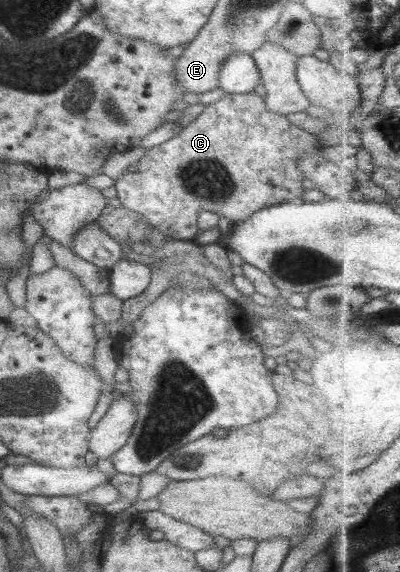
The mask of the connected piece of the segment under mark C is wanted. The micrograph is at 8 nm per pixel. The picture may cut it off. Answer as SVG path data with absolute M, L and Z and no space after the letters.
M253 91L245 92L245 94L227 93L220 100L213 102L213 104L205 105L202 112L189 125L182 128L179 135L149 150L145 150L143 159L135 164L137 171L125 171L112 186L116 190L116 197L121 203L122 208L127 208L127 210L131 210L131 212L143 216L143 219L147 220L147 224L151 224L151 227L157 229L161 234L169 238L189 241L199 232L196 221L197 215L199 215L201 211L217 214L222 219L224 225L233 226L238 223L243 223L243 221L249 219L253 213L263 208L271 207L271 204L281 204L281 202L287 202L287 200L291 200L291 198L301 198L306 190L301 185L304 176L300 170L297 170L298 164L295 160L299 160L299 157L301 157L303 153L309 153L309 151L313 151L313 149L317 151L319 148L321 147L315 136L291 125L285 115L269 112L269 110L265 108L263 99L261 99L259 95L255 95Z

